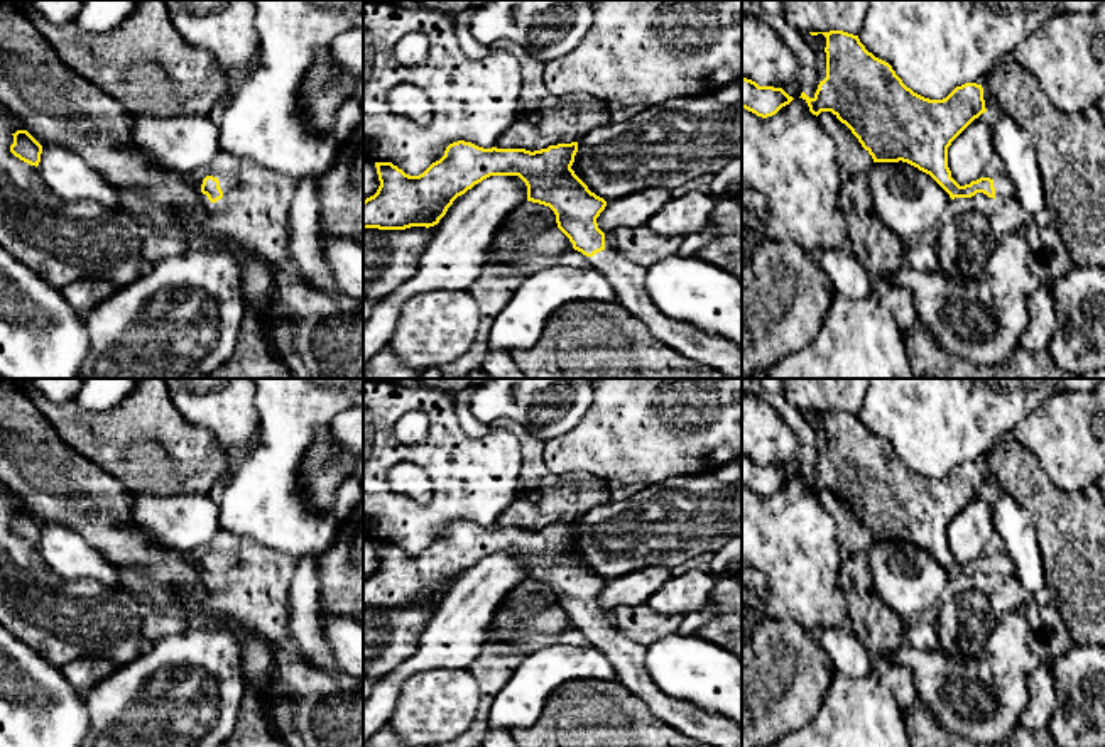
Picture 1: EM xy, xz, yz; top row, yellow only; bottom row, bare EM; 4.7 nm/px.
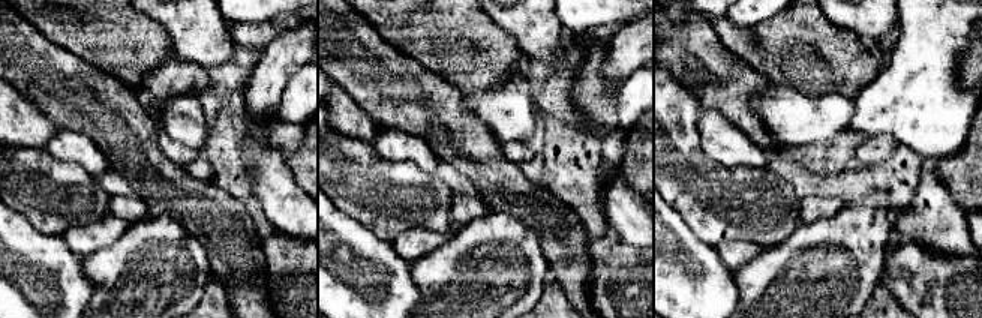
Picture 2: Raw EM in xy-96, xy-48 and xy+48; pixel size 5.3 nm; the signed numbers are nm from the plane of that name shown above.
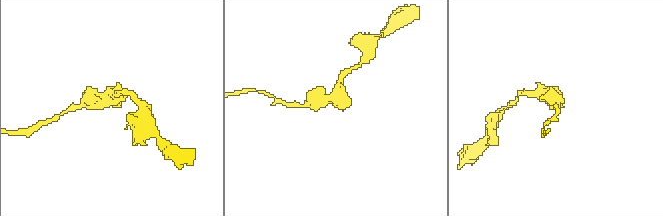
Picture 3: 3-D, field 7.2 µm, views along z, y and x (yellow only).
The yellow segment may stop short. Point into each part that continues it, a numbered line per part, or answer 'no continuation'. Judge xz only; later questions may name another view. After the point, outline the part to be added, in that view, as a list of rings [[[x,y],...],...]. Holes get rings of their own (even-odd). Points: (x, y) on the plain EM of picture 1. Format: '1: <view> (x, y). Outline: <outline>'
1: xz (629, 658). Outline: [[[605,627],[590,635],[613,664],[617,681],[639,696],[662,722],[708,747],[742,747],[742,727],[689,701],[666,695],[645,668],[645,647]]]

